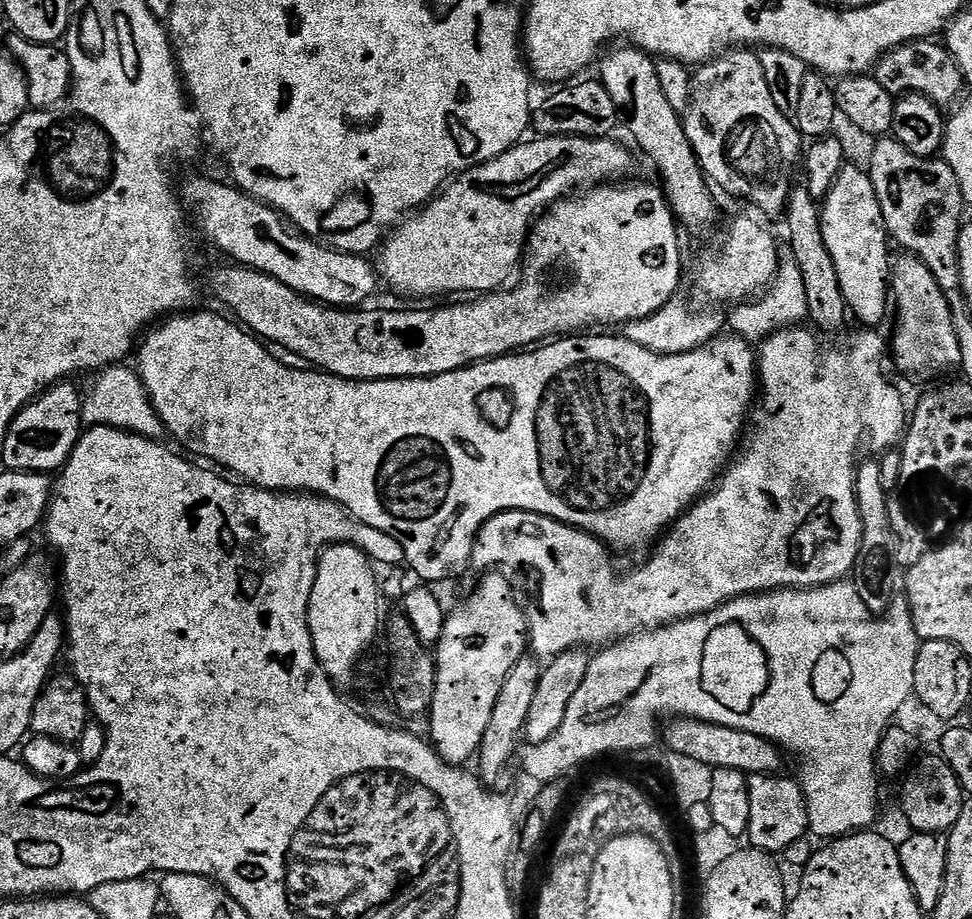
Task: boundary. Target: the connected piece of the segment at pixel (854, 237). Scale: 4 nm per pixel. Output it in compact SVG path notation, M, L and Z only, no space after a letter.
M852 162L845 163L838 174L834 186L828 191L828 197L822 202L820 210L822 222L822 238L826 238L826 250L830 250L830 258L834 258L834 270L838 270L838 282L842 286L842 294L848 303L848 311L853 317L861 320L864 326L880 326L884 315L890 312L890 256L888 260L888 244L890 237L888 227L882 218L882 206L878 202L876 187L871 175L864 172Z

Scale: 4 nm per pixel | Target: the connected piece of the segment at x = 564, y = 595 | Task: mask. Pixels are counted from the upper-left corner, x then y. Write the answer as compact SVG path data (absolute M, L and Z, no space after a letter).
M797 326L782 329L780 332L774 333L768 339L764 340L763 343L759 345L758 348L758 407L751 413L750 416L750 427L747 429L746 435L742 440L742 447L738 452L738 468L740 468L740 480L744 480L744 484L736 484L736 482L740 482L740 480L732 480L732 488L738 488L738 490L742 490L744 488L744 498L730 498L732 500L732 506L730 506L730 500L728 500L728 496L726 496L726 500L724 500L724 492L719 490L720 494L718 494L718 489L713 487L711 491L707 493L703 498L696 501L695 504L692 505L691 508L688 509L687 512L684 513L683 516L679 516L676 519L676 523L672 525L671 528L667 529L663 533L662 539L651 549L652 557L649 558L648 561L645 562L644 565L641 566L637 572L628 572L625 576L616 576L616 564L612 561L613 553L609 551L606 547L604 541L599 540L597 536L591 536L589 532L583 532L580 528L571 528L568 524L563 524L562 522L558 522L557 520L551 520L549 516L543 516L542 514L534 514L533 512L500 512L494 518L490 518L487 522L481 526L480 533L476 535L476 544L472 548L472 562L471 567L473 569L477 568L477 573L484 574L489 570L499 569L500 564L521 564L522 567L525 568L528 572L533 572L536 575L536 612L529 611L527 613L528 617L528 639L530 641L530 648L533 653L537 657L540 658L553 658L558 655L562 655L563 652L570 651L572 649L583 649L585 646L589 646L588 644L596 644L595 646L607 646L610 644L615 644L616 641L624 639L626 636L632 636L636 632L643 632L645 630L651 630L653 628L662 628L665 624L674 624L678 620L689 620L692 616L702 616L705 612L713 612L719 604L724 604L727 600L733 600L734 598L738 598L739 596L751 596L758 592L775 592L782 588L820 588L823 584L834 584L838 580L845 579L855 569L856 559L858 558L858 554L860 553L860 543L862 542L862 518L858 514L858 502L856 501L856 470L858 467L858 459L856 460L856 455L860 452L860 443L863 442L864 439L868 439L870 443L873 444L876 448L882 448L881 450L892 450L897 447L901 443L902 437L906 431L906 408L904 412L904 400L900 397L900 392L895 388L894 385L891 384L890 381L884 377L884 372L880 369L880 363L885 359L886 361L890 356L890 344L887 339L884 340L879 336L879 331L876 330L860 330L864 332L860 332L856 337L853 338L852 341L849 342L845 348L832 348L829 352L820 352L820 344L816 341L817 333L815 331L807 332L804 326Z

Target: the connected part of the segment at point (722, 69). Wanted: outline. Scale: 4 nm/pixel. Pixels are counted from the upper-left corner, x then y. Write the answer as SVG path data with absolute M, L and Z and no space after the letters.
M729 50L707 64L699 65L692 72L690 106L682 119L686 138L694 150L700 169L717 189L725 188L730 195L749 200L758 211L768 216L776 216L779 212L781 215L787 209L788 196L794 187L792 175L798 172L802 160L802 137L795 123L784 116L778 106L774 106L774 98L770 98L770 85L766 83L766 73L755 51Z

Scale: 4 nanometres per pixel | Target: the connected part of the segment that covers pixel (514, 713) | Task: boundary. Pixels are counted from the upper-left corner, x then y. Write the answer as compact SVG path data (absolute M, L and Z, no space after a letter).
M525 654L522 658L518 658L518 662L514 662L514 670L506 674L506 682L502 682L498 702L494 702L494 714L490 714L490 723L486 725L486 734L482 738L478 753L481 772L479 775L485 781L498 779L503 774L504 767L511 762L516 747L518 747L517 752L521 747L524 727L529 717L534 694L537 693L541 671L541 661L535 655Z

